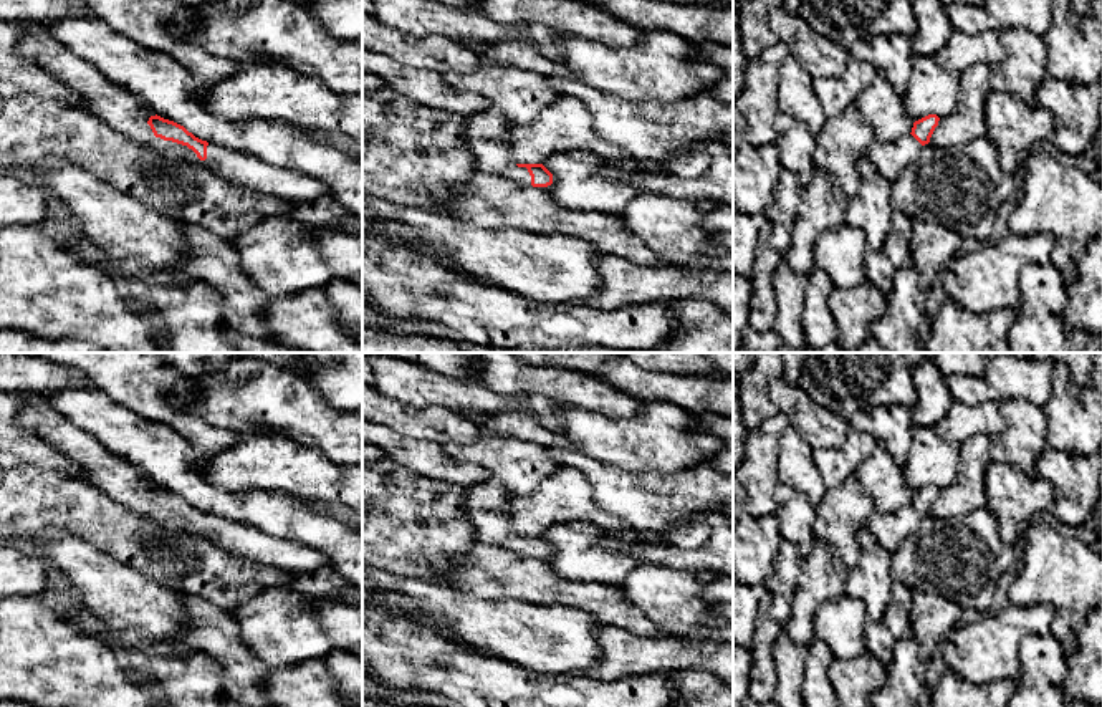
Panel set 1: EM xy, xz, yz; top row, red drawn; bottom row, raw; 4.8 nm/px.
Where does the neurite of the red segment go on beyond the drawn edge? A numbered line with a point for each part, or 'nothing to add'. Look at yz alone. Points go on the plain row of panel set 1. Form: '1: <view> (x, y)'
1: yz (891, 529)

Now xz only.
1: xz (487, 505)

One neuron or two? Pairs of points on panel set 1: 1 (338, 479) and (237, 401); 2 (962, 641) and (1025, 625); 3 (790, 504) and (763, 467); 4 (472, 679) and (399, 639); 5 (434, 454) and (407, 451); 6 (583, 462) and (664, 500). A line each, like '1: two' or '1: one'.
1: two
2: one
3: two
4: one
5: one
6: one

